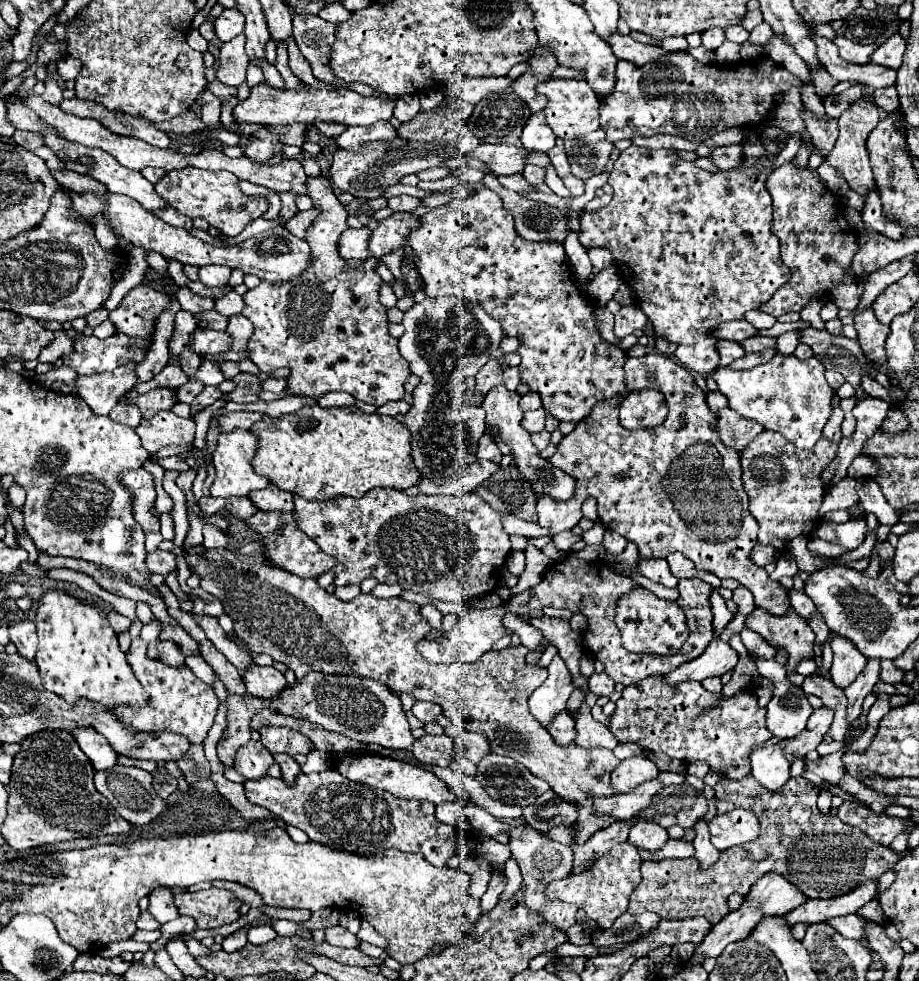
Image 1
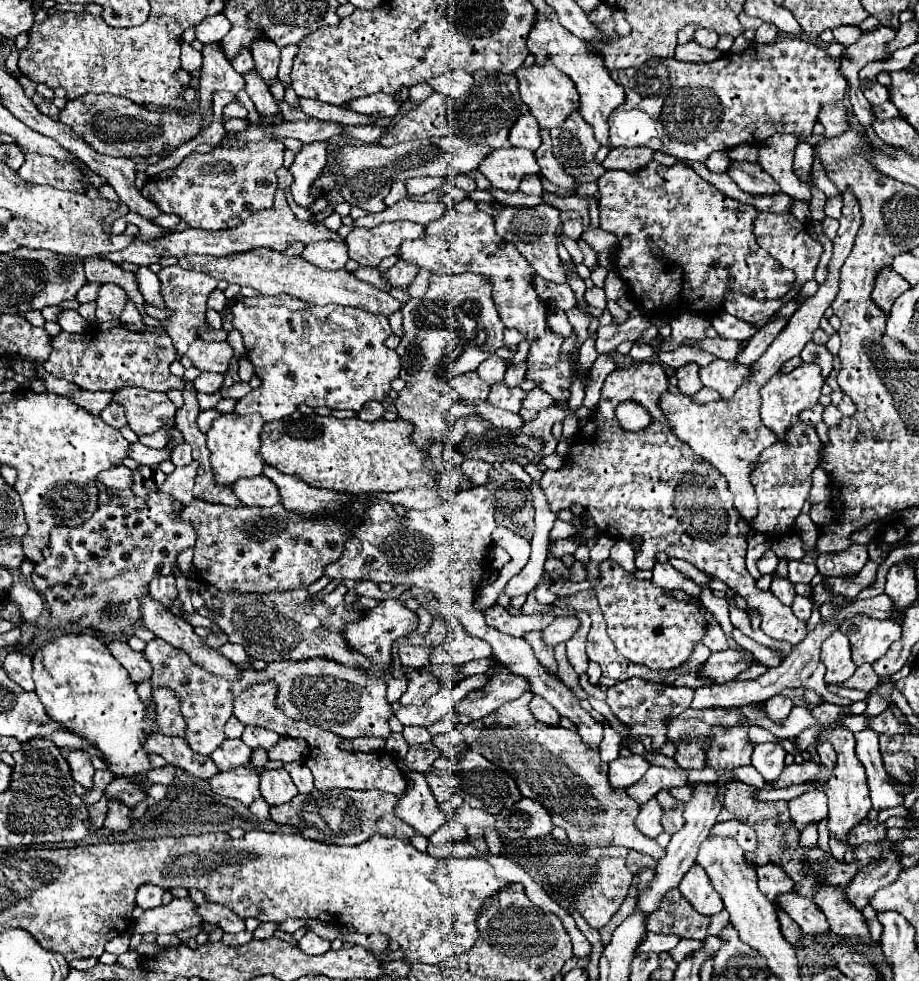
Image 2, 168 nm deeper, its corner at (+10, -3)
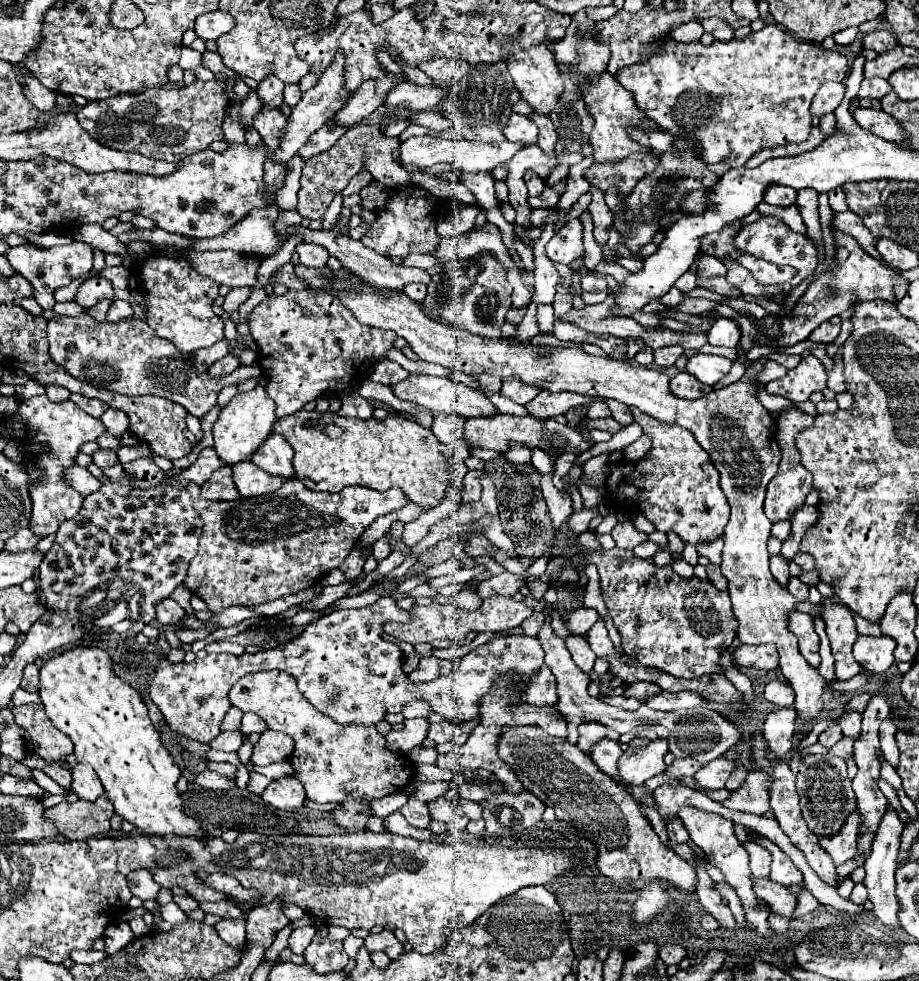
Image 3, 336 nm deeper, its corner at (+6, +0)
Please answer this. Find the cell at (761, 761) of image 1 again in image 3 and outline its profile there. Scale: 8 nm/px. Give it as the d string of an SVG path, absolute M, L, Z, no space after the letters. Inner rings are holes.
M776 707L764 723L764 729L762 729L764 739L768 741L768 747L776 759L784 759L794 747L794 731L796 731L794 719L796 719L794 707L792 709Z

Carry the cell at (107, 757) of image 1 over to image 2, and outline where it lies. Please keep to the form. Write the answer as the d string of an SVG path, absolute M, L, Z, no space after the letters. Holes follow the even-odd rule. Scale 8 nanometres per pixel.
M74 750L66 756L68 764L70 764L70 772L74 782L78 782L84 788L92 786L92 776L94 776L94 766L90 762L90 756L82 750Z

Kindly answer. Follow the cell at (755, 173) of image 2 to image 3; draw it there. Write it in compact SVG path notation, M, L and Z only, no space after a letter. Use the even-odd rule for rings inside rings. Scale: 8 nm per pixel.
M768 185L764 191L764 201L770 205L778 205L778 207L788 207L796 203L796 191L792 187L784 187L784 185Z

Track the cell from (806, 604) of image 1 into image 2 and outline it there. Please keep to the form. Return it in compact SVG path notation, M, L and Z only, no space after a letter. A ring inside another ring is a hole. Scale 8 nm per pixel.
M772 574L770 592L772 592L782 604L788 604L788 606L792 606L792 600L794 600L794 596L796 596L794 584L792 584L788 578L782 578L782 576L776 576L776 574Z

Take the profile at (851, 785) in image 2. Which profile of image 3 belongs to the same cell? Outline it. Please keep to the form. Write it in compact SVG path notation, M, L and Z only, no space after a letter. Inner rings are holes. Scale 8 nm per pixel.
M856 809L856 811L852 811L846 817L846 823L840 827L840 831L836 831L834 835L828 835L828 837L822 837L820 839L822 847L834 859L834 865L844 863L844 861L852 859L858 853L860 827L862 827L862 817L860 817L860 813Z

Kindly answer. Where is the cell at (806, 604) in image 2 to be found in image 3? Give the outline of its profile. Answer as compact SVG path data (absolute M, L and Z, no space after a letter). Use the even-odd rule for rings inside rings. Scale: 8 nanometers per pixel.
M792 577L790 579L790 585L788 585L788 591L798 599L798 601L808 601L808 585L802 583L798 577Z

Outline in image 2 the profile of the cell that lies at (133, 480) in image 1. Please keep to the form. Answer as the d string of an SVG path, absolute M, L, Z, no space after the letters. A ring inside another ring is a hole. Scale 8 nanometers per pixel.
M114 466L110 470L102 470L102 474L98 474L98 480L104 486L128 490L132 486L132 470L128 470L126 466Z

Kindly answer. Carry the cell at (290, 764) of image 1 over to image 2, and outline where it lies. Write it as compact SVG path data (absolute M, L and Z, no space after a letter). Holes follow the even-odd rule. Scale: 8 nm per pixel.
M266 770L260 774L260 794L270 806L280 806L290 802L298 790L286 770Z

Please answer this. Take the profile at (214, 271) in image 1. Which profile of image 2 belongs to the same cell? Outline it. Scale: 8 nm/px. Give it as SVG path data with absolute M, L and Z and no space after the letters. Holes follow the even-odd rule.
M166 266L158 272L158 278L160 278L160 294L164 298L164 304L168 310L172 310L172 316L166 318L160 324L160 328L172 338L178 356L184 356L190 342L198 338L200 330L210 328L210 324L206 320L206 300L218 282L208 274L184 270L182 266Z

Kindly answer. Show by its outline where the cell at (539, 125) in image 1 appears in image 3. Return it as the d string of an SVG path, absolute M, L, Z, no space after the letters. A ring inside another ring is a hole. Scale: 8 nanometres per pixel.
M514 113L504 127L504 135L508 141L524 143L524 145L536 145L538 143L538 127L528 115Z

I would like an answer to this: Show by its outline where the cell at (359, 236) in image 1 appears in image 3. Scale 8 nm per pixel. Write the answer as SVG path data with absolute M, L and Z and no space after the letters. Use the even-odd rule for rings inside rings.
M298 243L296 253L300 255L300 263L306 267L326 267L330 259L330 253L316 243Z

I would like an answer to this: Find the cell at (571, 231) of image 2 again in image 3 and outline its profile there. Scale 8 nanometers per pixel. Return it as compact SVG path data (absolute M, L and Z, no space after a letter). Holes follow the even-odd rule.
M570 219L546 245L546 255L558 263L572 263L574 259L584 255L582 245L582 223L578 219Z

